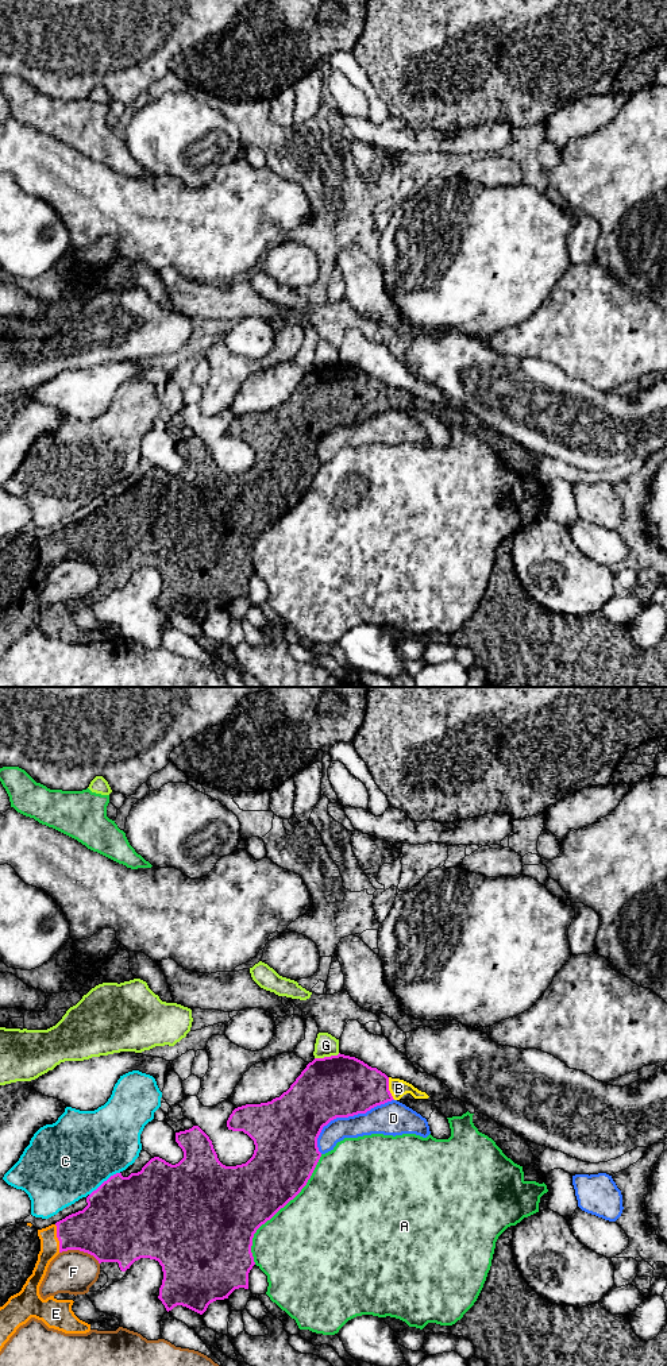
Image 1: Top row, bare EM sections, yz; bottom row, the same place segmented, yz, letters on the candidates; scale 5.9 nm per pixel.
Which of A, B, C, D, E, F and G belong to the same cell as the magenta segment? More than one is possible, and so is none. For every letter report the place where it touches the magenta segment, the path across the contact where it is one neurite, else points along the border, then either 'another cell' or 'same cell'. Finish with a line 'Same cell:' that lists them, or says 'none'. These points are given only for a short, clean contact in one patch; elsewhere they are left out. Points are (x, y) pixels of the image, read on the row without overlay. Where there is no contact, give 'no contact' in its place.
A: contact yz (280, 517); another cell
B: contact yz (388, 397); way yz (346, 394), (388, 397), (398, 397); same cell
C: contact yz (104, 490); another cell
D: contact yz (346, 425); another cell
E: contact yz (57, 545); same cell
F: contact yz (80, 559); another cell
G: contact yz (327, 366); border yz (339, 362), (315, 367); another cell
Same cell: B, E

